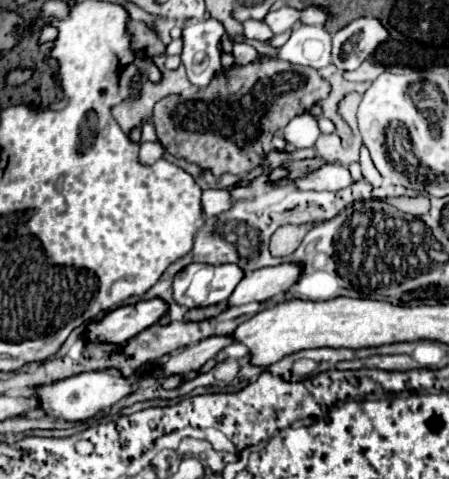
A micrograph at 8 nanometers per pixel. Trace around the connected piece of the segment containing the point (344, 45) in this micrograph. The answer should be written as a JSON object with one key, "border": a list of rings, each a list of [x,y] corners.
{"border":[[[356,18],[332,36],[332,64],[340,70],[356,70],[388,38],[390,32],[378,18]]]}

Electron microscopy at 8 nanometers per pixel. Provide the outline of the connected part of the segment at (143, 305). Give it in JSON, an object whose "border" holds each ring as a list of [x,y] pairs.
{"border":[[[162,298],[140,300],[138,304],[116,308],[102,322],[90,324],[86,336],[90,342],[126,342],[156,324],[168,312],[168,308],[170,304]]]}

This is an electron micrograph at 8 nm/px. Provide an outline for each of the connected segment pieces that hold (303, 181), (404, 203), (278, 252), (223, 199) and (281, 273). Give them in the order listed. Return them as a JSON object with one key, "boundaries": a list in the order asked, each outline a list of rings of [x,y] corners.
{"boundaries":[[[[328,164],[308,174],[308,178],[300,178],[292,184],[298,186],[300,190],[340,190],[340,188],[346,188],[350,182],[352,182],[352,176],[348,168]]],[[[414,196],[414,198],[386,198],[388,204],[396,206],[398,210],[406,212],[406,214],[412,214],[412,216],[422,216],[430,210],[430,200],[424,198],[424,196]]],[[[302,224],[302,226],[280,226],[270,240],[270,252],[272,256],[288,256],[292,254],[298,244],[302,242],[302,238],[306,236],[306,232],[310,230],[310,224]]],[[[204,190],[202,192],[202,212],[204,216],[216,216],[232,206],[228,190]]],[[[278,264],[260,268],[256,272],[248,272],[240,284],[236,286],[234,294],[230,296],[230,306],[242,306],[248,302],[268,302],[274,296],[282,296],[300,280],[300,264]]]]}

